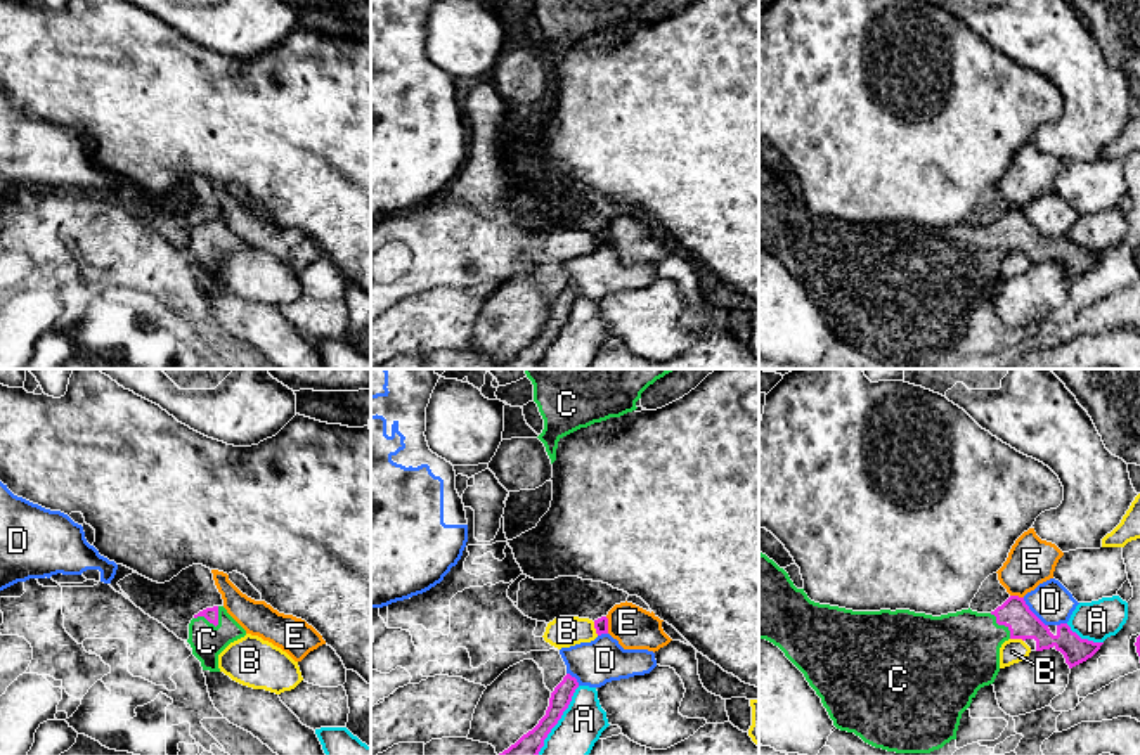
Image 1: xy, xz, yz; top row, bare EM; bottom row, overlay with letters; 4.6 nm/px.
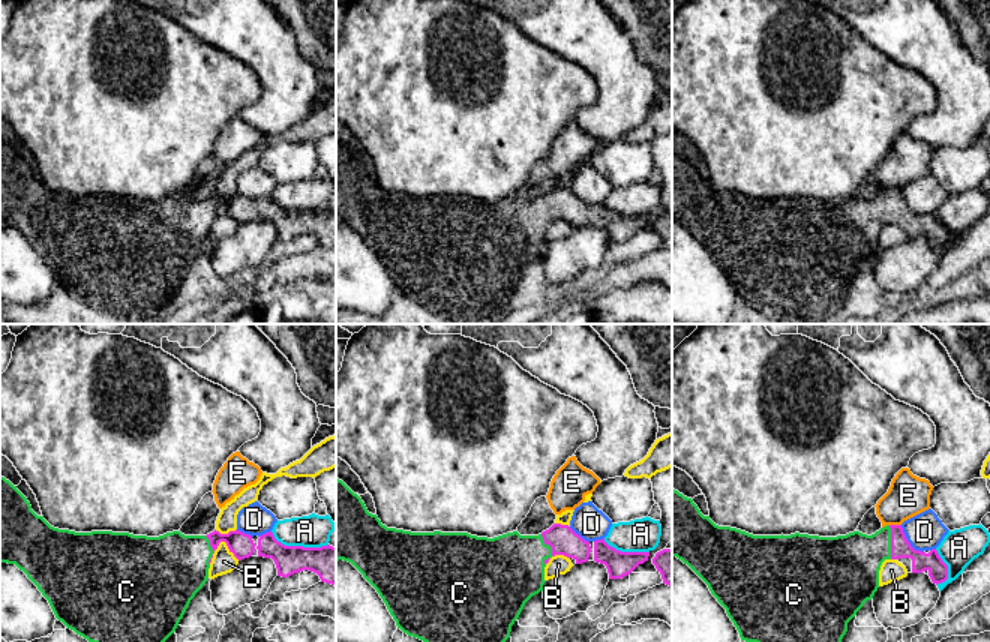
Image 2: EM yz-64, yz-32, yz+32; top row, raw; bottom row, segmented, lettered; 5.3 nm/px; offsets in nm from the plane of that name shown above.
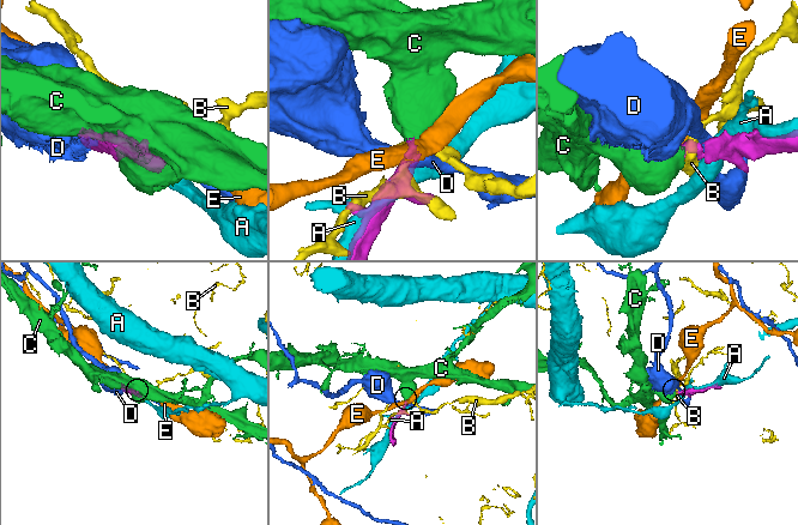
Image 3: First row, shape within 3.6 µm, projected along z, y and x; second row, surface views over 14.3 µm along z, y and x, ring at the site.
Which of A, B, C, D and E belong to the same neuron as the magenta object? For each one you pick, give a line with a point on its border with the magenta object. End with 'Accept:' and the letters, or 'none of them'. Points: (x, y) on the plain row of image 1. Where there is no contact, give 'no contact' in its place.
C: contact xy (213, 236)
Accept: C

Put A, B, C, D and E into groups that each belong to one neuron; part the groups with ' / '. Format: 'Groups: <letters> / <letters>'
Groups: A / B / C / D / E

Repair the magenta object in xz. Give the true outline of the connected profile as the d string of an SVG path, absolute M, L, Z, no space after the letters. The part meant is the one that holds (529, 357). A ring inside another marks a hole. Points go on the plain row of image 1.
M567 286L551 305L549 319L539 336L497 369L537 369L544 358L544 352L568 320L577 300L577 291Z

